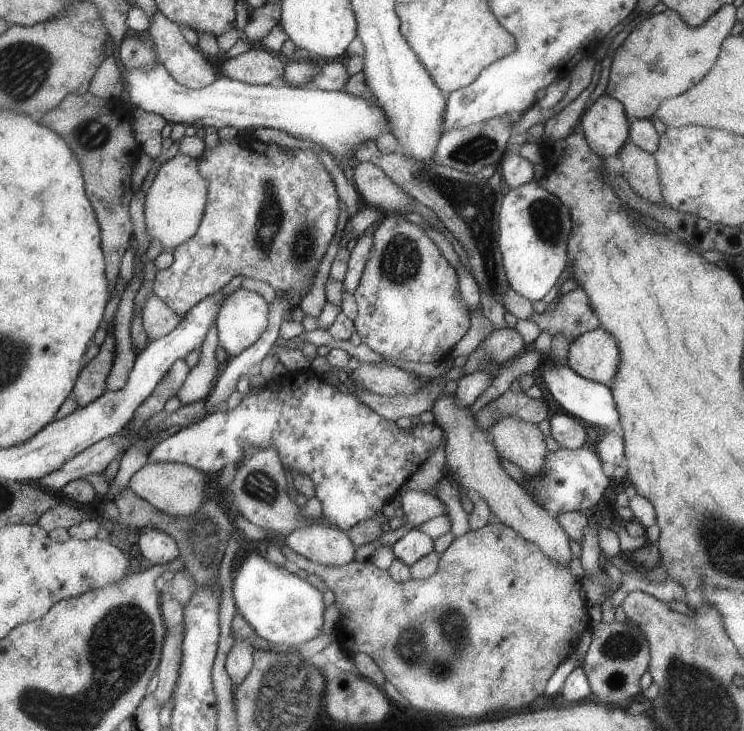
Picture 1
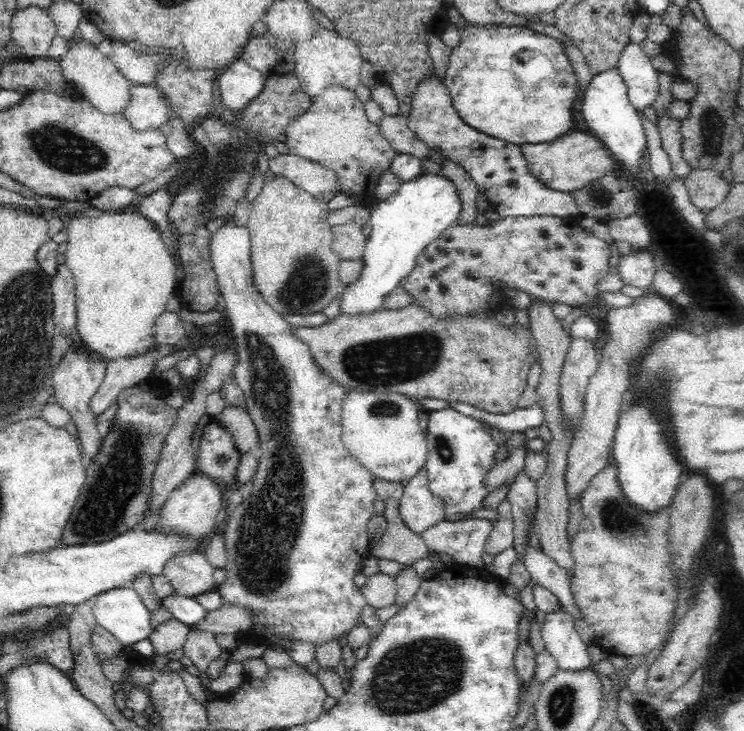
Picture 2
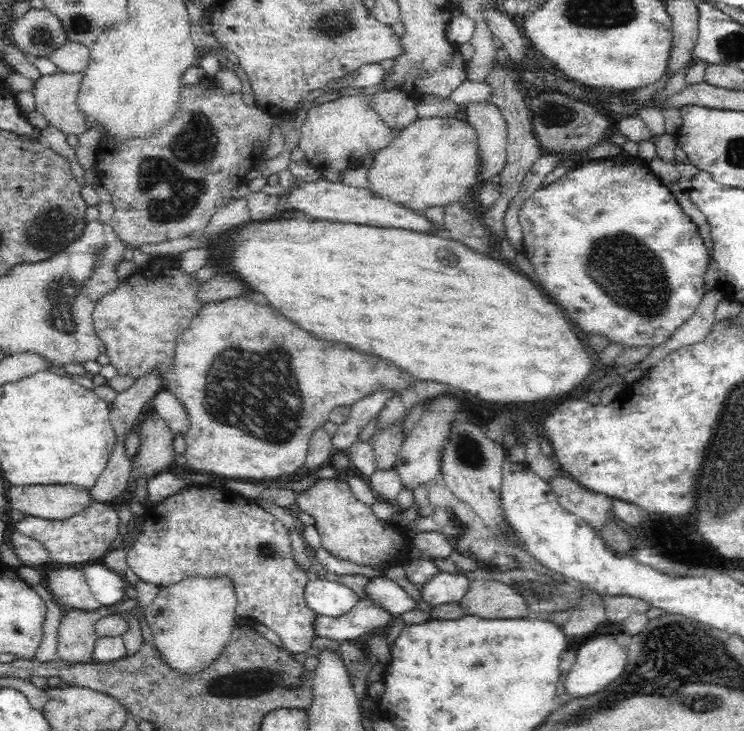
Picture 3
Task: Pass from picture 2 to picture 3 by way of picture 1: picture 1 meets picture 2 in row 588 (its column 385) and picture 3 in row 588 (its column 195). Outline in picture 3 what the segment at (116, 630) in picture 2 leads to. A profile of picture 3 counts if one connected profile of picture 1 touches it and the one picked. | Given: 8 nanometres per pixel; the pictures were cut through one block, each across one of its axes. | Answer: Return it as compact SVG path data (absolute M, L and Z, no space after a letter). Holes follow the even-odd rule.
M93 562L83 566L84 578L94 598L103 606L112 606L126 599L127 582L107 566Z

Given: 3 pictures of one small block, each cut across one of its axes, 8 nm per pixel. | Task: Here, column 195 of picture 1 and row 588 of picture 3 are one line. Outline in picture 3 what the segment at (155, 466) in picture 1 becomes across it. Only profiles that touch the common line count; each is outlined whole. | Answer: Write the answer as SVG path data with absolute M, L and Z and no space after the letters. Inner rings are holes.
M474 582L459 602L466 615L486 618L520 619L530 613L526 601L498 582Z

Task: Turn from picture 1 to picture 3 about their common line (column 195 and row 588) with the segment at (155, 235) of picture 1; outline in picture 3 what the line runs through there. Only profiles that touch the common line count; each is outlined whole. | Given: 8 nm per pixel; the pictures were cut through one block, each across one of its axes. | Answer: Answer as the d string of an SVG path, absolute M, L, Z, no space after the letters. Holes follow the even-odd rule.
M190 576L176 584L162 585L158 598L147 608L147 622L160 657L180 675L199 673L220 656L236 626L236 597L232 581L225 576Z

